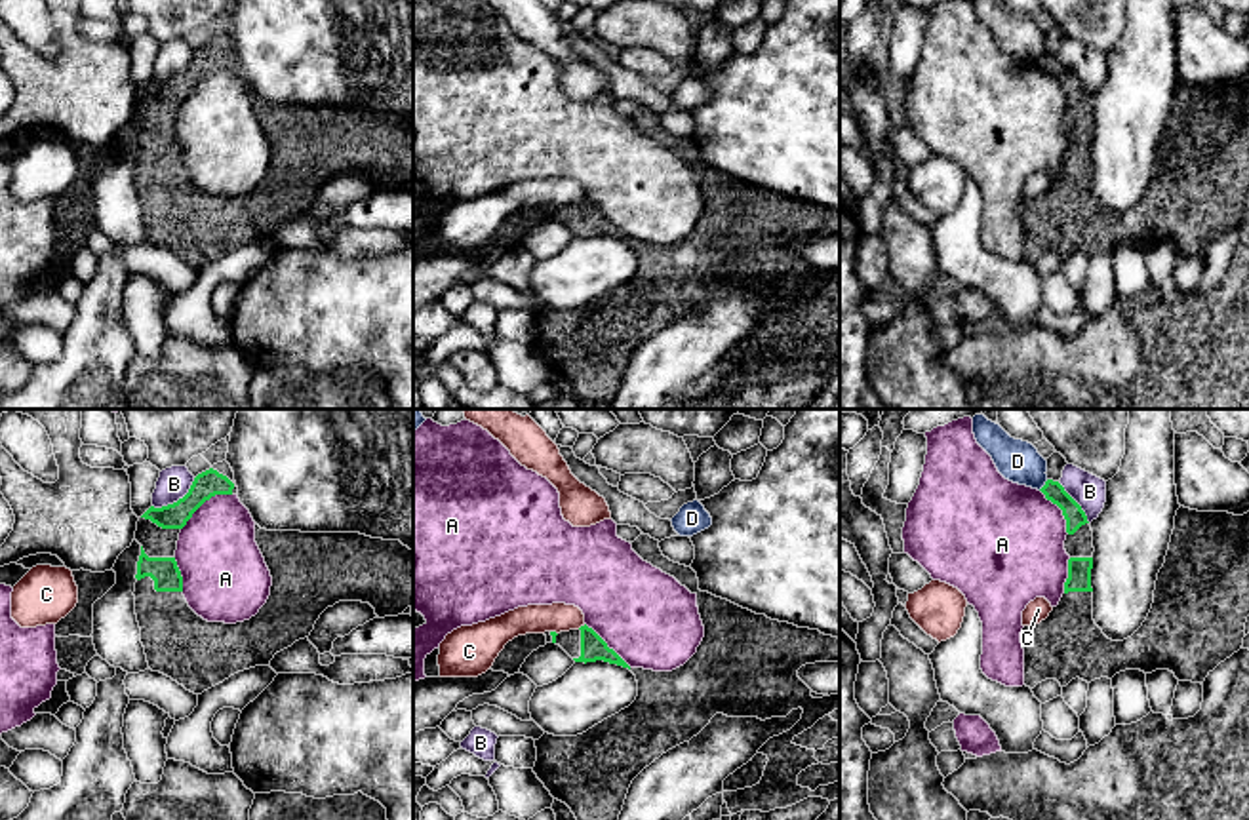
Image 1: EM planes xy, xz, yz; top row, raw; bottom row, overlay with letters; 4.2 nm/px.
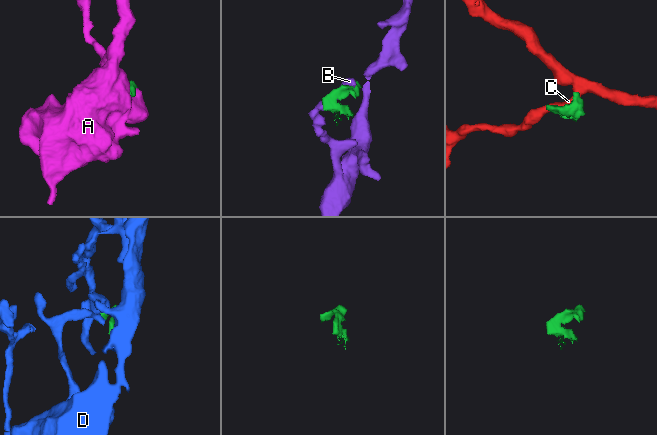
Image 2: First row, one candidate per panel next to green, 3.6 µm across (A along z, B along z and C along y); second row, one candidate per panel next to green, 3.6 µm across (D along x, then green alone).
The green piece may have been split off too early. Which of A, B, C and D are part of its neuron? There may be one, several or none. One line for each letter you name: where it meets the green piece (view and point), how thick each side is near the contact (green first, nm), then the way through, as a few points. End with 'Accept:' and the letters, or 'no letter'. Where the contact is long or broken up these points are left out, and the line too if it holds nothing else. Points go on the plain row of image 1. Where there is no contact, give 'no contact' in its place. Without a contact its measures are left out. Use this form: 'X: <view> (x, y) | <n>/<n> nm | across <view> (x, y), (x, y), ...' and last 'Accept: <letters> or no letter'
Accept: no letter

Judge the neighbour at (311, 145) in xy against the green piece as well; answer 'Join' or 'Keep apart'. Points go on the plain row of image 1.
Join

